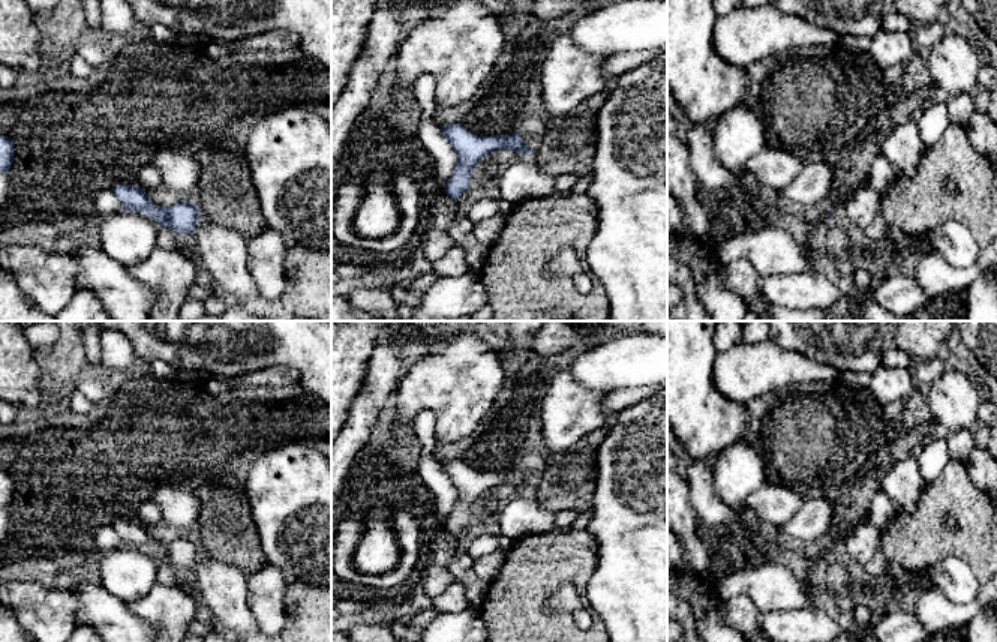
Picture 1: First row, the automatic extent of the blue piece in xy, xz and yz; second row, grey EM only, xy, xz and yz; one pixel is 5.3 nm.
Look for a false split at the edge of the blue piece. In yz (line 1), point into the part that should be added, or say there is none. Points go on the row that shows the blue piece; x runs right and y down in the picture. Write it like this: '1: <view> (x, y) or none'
1: none

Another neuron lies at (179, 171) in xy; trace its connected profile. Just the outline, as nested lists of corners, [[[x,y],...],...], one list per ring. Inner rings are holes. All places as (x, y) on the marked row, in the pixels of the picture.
[[[159,150],[150,164],[159,170],[162,184],[196,200],[199,166],[192,156],[177,150]]]

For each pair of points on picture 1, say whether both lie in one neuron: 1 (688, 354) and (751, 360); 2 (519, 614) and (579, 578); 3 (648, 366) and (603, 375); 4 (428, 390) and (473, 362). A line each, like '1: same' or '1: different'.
1: different
2: same
3: same
4: same

